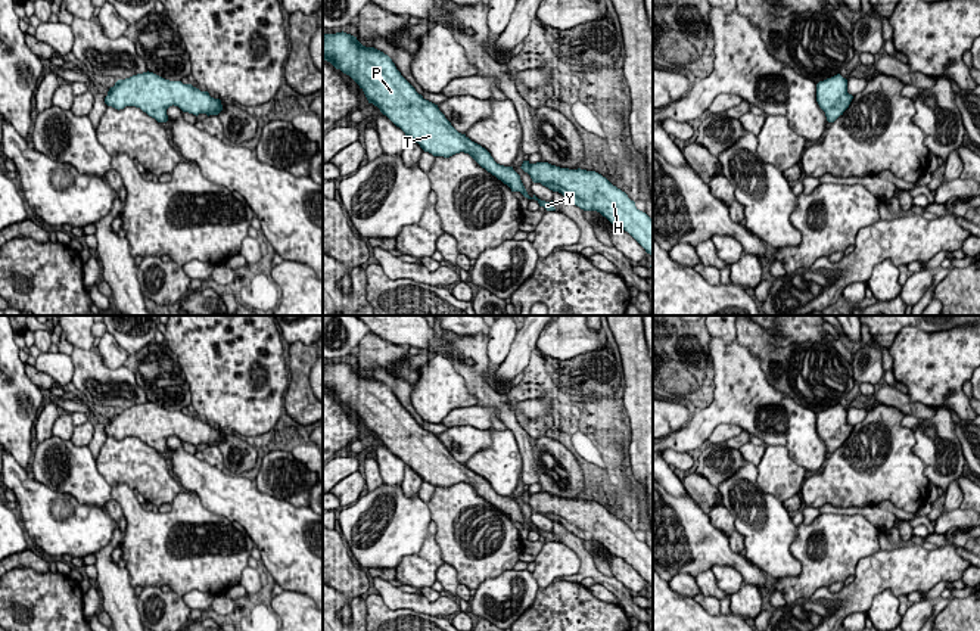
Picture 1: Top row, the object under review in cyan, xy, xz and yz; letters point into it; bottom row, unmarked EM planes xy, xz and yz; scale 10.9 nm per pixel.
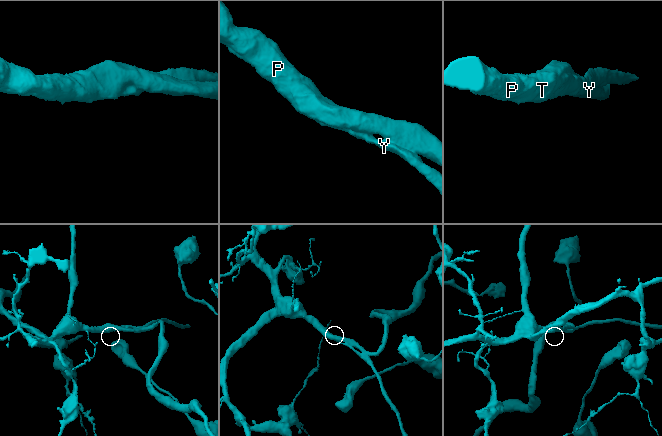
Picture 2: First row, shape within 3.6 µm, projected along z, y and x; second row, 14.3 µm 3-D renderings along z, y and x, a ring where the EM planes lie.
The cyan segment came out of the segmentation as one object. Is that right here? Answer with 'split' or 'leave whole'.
leave whole

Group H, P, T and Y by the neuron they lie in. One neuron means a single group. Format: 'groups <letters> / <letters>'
groups H P T Y

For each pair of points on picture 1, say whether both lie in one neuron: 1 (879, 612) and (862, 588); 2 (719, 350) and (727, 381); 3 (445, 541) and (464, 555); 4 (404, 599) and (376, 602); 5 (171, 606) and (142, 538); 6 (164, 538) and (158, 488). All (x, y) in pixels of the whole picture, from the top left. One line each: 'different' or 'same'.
1: different
2: same
3: same
4: different
5: different
6: different

